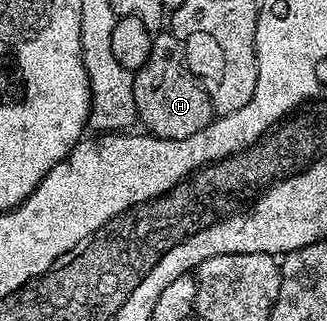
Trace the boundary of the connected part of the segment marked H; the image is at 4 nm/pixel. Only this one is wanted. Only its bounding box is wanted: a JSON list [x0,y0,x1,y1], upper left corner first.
[134,31,216,139]

